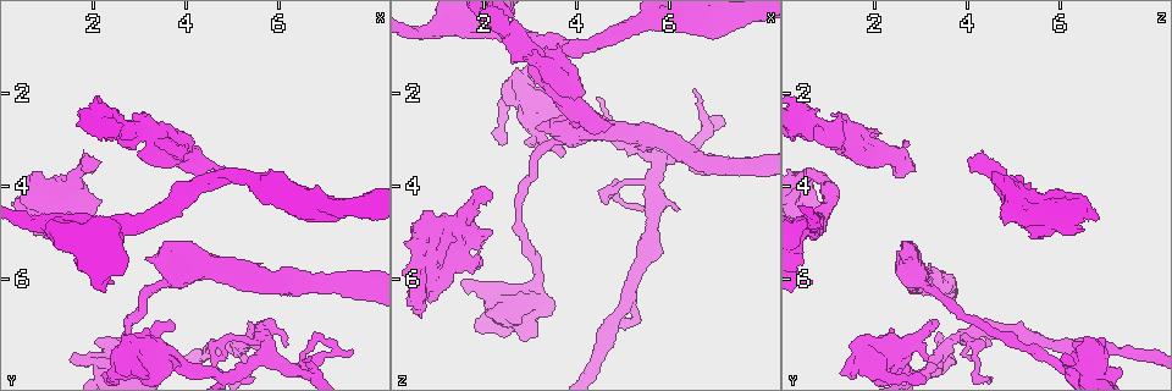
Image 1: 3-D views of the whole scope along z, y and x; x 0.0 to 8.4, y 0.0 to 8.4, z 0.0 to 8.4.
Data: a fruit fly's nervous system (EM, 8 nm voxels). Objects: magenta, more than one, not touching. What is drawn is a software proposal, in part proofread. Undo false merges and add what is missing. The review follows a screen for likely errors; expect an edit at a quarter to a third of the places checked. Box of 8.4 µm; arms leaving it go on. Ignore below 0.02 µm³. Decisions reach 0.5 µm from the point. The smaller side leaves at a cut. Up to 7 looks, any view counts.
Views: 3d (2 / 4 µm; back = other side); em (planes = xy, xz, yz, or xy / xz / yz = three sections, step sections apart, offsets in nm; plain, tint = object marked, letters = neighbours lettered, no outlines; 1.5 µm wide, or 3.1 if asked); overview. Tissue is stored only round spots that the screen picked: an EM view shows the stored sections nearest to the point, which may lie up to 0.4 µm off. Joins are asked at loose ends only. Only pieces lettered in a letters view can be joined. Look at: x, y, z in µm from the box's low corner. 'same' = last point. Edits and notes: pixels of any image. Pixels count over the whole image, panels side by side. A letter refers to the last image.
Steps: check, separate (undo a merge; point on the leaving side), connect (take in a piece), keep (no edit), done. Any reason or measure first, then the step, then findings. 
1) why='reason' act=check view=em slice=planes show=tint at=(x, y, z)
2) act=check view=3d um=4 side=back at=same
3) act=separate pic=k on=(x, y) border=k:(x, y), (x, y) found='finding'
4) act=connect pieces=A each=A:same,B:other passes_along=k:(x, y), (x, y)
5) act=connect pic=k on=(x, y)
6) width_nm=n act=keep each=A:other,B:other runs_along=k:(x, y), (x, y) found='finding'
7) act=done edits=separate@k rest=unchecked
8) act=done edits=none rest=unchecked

why='an open end' act=check view=em slice=xy step=4 show=letters at=(3.15, 5.65, 2.70)

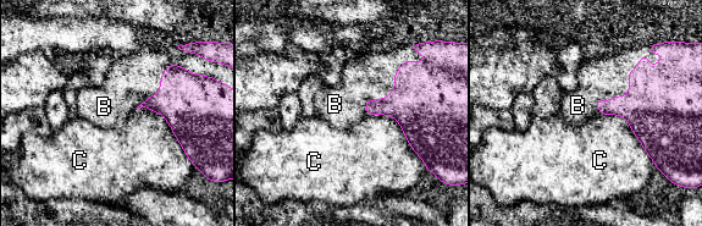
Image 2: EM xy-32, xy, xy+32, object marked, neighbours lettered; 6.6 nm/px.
act=check view=em slice=planes show=letters at=same

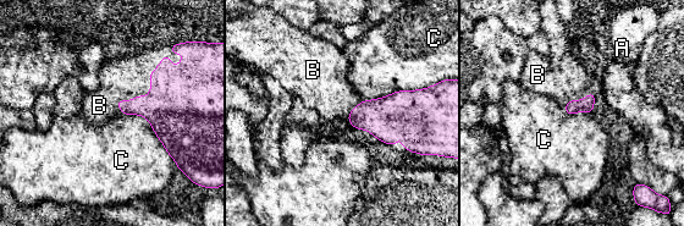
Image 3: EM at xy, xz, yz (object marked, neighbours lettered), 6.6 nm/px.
act=connect pieces=B each=A:other,B:same,C:other found='it goes on there'

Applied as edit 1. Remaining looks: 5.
act=check view=overview

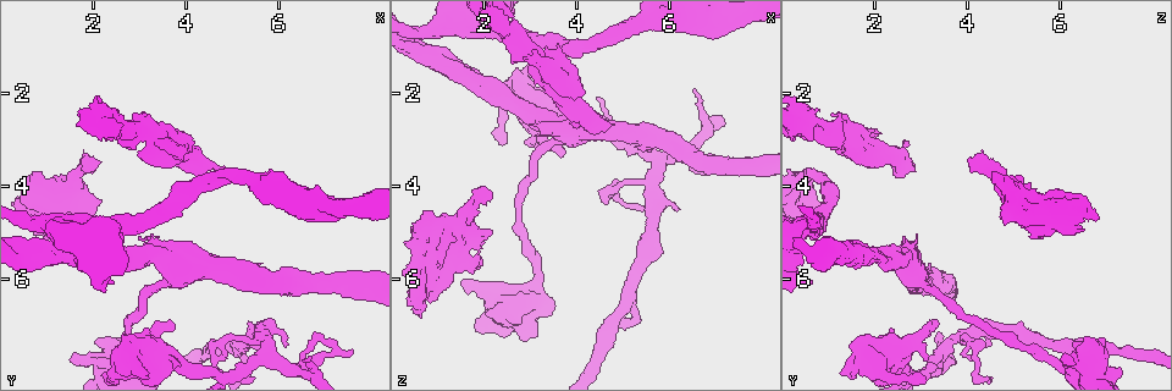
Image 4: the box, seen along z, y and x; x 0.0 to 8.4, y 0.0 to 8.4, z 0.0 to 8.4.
act=check view=em slice=yz step=8 show=tint at=(1.90, 3.45, 4.05)

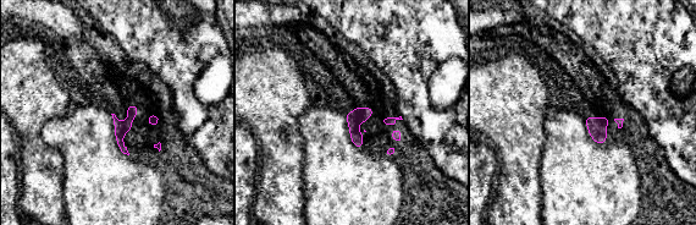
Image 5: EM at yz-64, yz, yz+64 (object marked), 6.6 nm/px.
act=check view=em slice=planes show=letters at=same

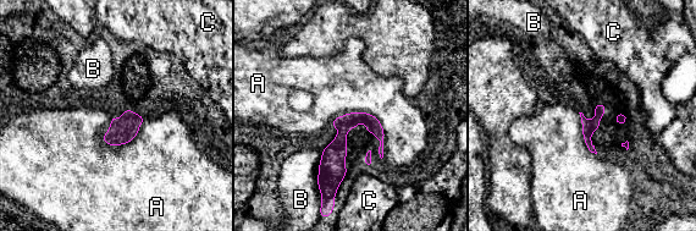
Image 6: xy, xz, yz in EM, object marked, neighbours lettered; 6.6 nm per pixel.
longest_contact=A:420nm act=keep each=A:other,B:other,C:other border=6:(330, 122), (370, 113), (384, 157) found='none of them fits'

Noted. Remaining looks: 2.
why='a narrow waist' act=check view=em slice=planes show=plain at=(5.10, 7.40, 6.45)

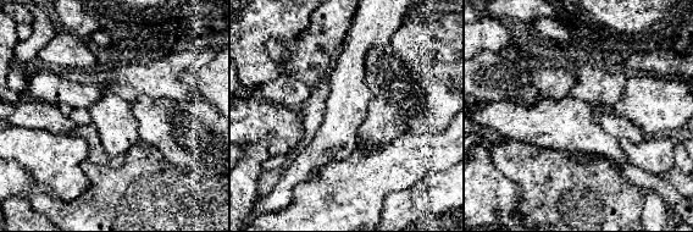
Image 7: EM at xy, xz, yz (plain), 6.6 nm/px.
act=check view=em slice=planes show=letters at=same

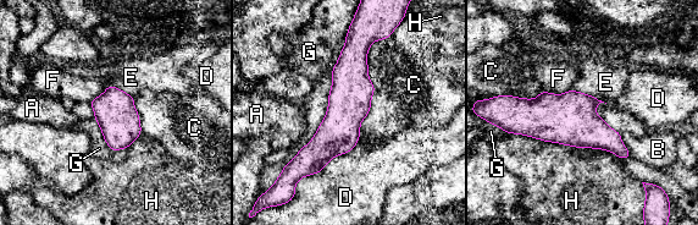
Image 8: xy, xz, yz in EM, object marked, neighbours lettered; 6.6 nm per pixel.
act=keep each=A:other,B:other,C:other,D:other,E:other,F:other,G:other,H:other border=8:(391, 34), (367, 53), (358, 142) found='one neuron here'

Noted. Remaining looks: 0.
act=done edits=connect@3 rest=unchecked

